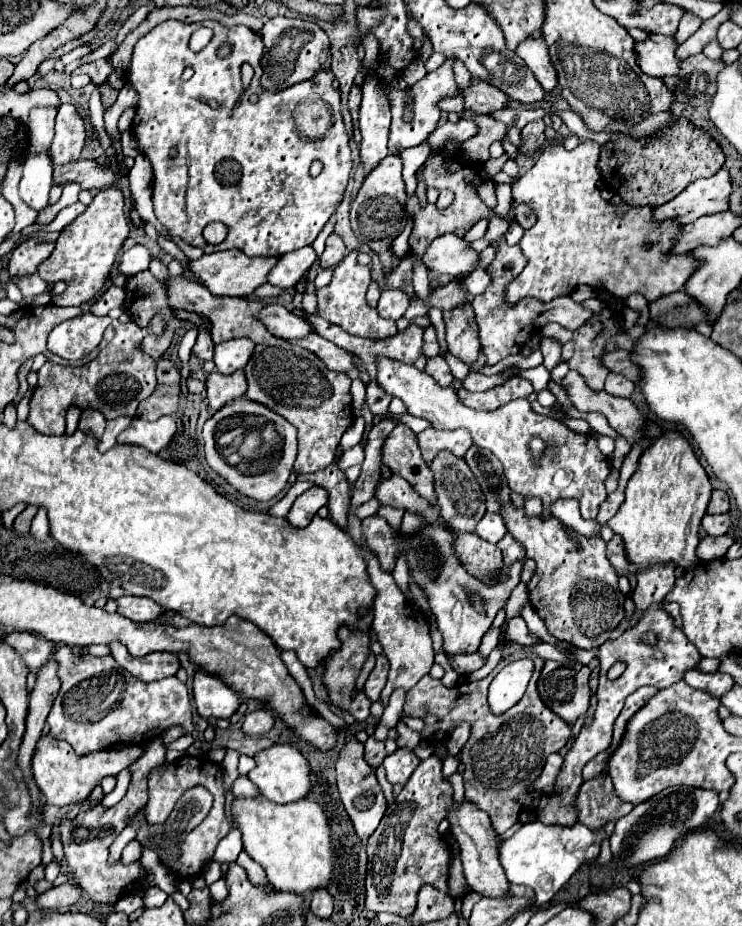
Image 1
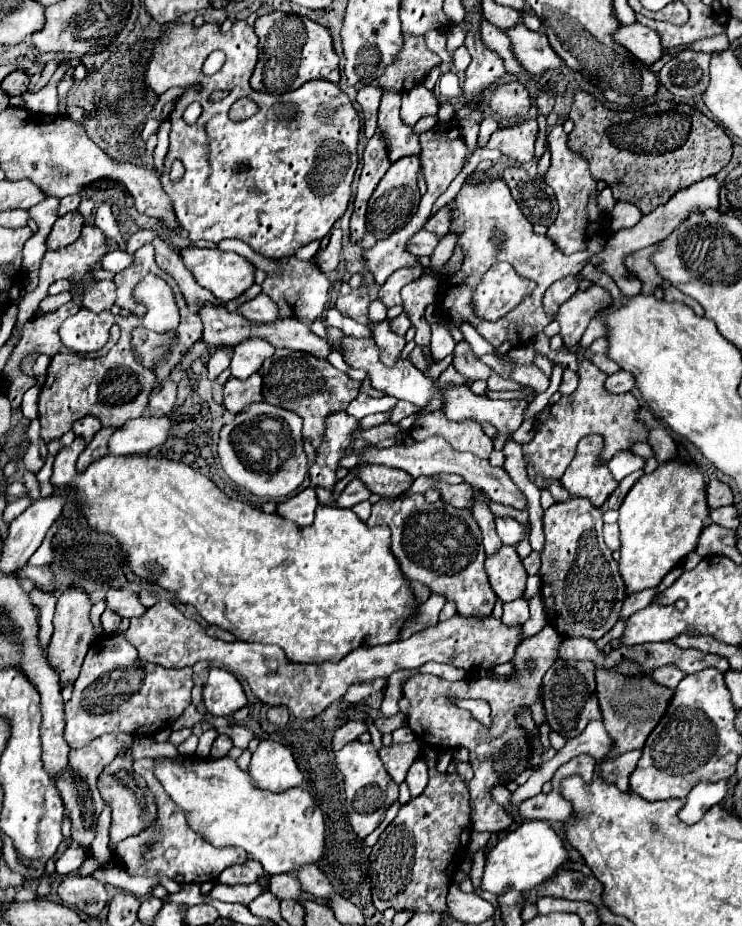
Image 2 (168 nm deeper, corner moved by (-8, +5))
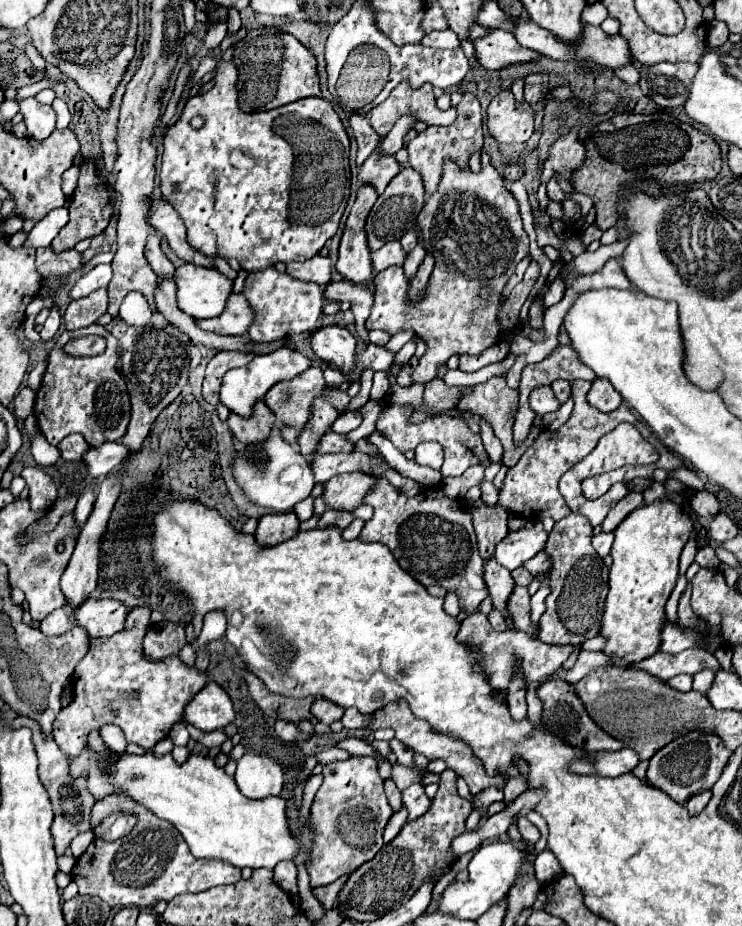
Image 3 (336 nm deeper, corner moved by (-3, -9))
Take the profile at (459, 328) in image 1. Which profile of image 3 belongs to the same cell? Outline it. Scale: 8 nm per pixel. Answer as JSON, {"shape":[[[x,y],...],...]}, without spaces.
{"shape":[[[494,376],[494,378],[490,378],[488,382],[484,382],[484,384],[480,384],[480,386],[474,386],[472,392],[468,392],[466,396],[462,396],[462,400],[460,400],[460,404],[458,404],[458,410],[462,410],[462,412],[472,412],[472,414],[484,418],[484,420],[492,426],[496,438],[498,438],[498,440],[502,442],[502,446],[504,446],[504,464],[506,464],[508,468],[512,468],[512,466],[520,460],[520,456],[526,452],[526,448],[528,448],[530,444],[534,444],[536,436],[540,434],[540,428],[538,428],[536,424],[532,424],[528,438],[526,438],[522,444],[516,444],[516,442],[514,442],[512,426],[514,426],[514,418],[516,418],[516,412],[518,412],[518,392],[512,390],[512,388],[508,388],[508,384],[506,384],[504,378],[496,378],[496,376]]]}

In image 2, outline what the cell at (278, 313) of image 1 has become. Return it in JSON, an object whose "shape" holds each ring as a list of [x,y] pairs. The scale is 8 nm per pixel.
{"shape":[[[263,292],[257,298],[241,304],[239,312],[247,320],[255,320],[255,322],[275,322],[275,320],[279,320],[275,302],[267,294],[263,294]]]}

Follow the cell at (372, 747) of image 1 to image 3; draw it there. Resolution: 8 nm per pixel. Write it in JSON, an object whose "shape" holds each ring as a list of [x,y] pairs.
{"shape":[[[386,780],[384,788],[386,788],[386,796],[388,796],[388,802],[390,802],[392,810],[398,812],[398,810],[402,808],[402,796],[400,796],[400,790],[396,788],[396,784],[394,784],[392,780]]]}

